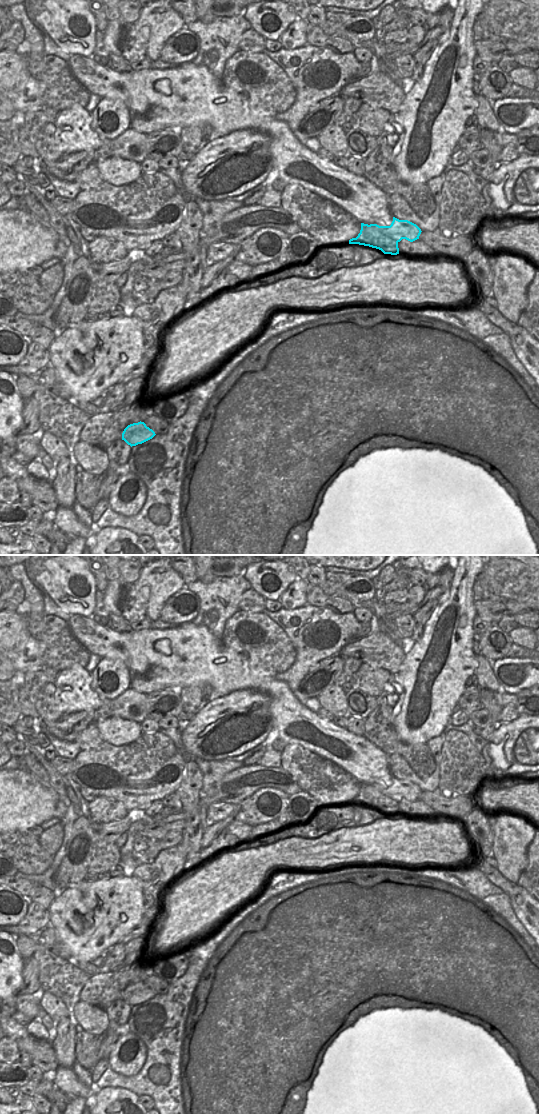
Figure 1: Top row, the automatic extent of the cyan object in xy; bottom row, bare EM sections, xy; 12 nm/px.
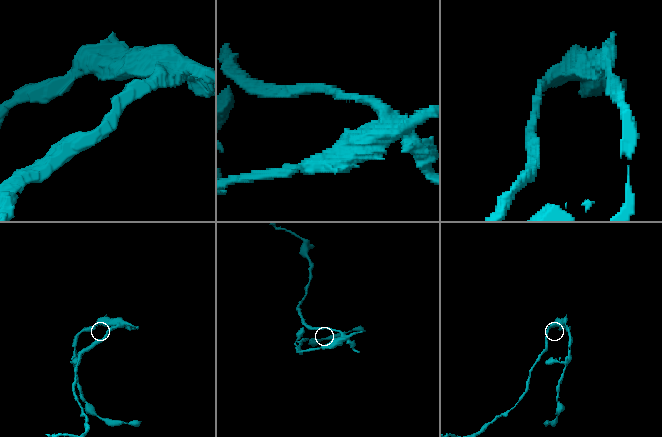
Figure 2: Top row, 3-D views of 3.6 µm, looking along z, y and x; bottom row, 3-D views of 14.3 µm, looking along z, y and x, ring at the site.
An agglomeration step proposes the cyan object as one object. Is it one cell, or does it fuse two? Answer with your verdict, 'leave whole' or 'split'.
split

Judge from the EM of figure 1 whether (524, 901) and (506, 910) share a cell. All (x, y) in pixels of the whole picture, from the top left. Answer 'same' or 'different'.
different

